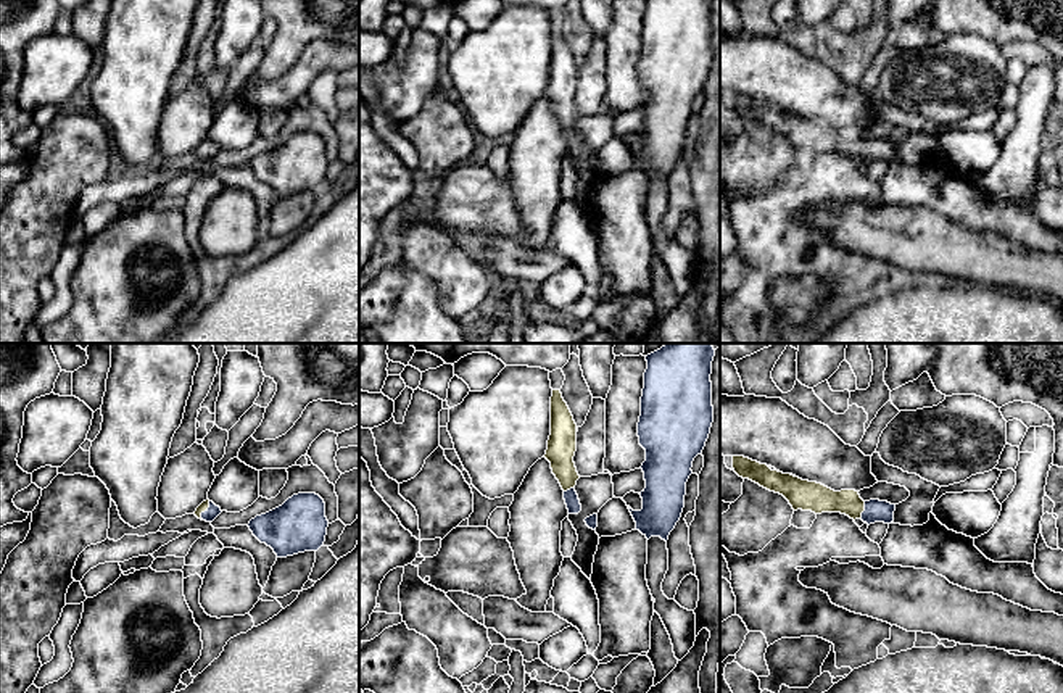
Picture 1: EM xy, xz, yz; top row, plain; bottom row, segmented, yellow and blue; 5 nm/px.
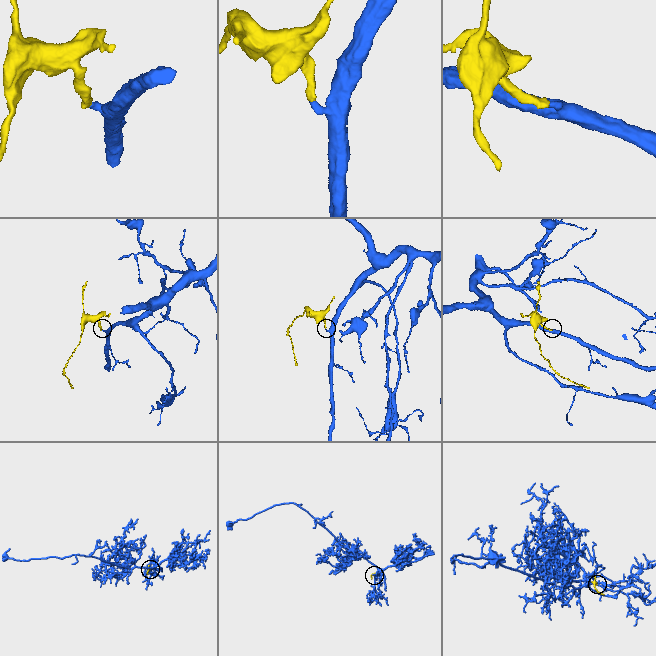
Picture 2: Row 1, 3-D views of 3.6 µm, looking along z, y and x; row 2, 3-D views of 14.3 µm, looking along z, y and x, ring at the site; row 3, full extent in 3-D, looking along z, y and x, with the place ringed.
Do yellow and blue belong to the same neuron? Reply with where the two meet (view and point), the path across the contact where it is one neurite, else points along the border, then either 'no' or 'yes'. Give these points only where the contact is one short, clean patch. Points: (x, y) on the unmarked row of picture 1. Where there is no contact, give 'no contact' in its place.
yz (864, 149) | across yz (815, 136), (847, 141), (864, 149), (875, 150) | yes

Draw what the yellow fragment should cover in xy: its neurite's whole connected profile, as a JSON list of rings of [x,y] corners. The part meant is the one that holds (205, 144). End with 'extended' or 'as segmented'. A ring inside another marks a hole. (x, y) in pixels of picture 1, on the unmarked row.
[[[206,139],[196,147],[196,150],[193,153],[198,158],[203,158],[206,161],[213,161],[221,151],[222,150],[219,145],[216,145],[213,140]]]; extended

